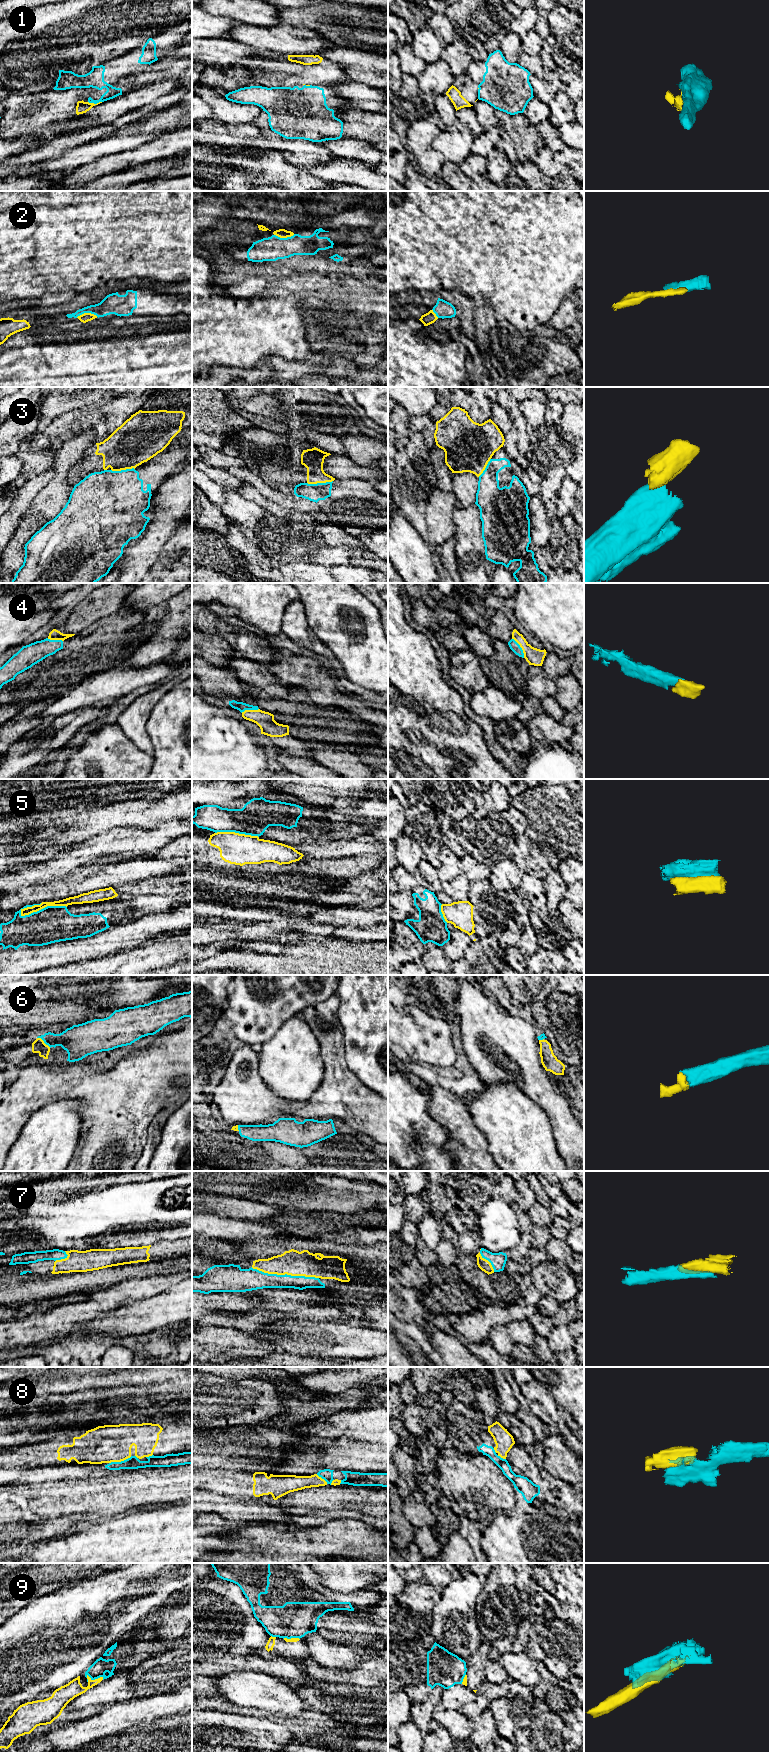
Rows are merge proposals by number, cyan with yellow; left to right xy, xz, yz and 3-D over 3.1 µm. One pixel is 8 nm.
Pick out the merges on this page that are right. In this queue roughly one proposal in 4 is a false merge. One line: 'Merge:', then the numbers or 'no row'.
Merge: 2, 4, 6, 7, 8

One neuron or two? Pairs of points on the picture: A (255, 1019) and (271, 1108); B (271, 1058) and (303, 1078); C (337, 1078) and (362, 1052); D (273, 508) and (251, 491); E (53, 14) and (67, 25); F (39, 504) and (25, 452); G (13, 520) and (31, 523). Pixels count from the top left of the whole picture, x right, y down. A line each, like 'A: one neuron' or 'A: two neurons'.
A: two neurons
B: one neuron
C: two neurons
D: one neuron
E: two neurons
F: two neurons
G: two neurons

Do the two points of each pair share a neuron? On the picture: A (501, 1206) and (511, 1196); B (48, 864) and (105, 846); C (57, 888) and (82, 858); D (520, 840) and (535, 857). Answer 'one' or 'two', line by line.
A: two
B: one
C: two
D: one

